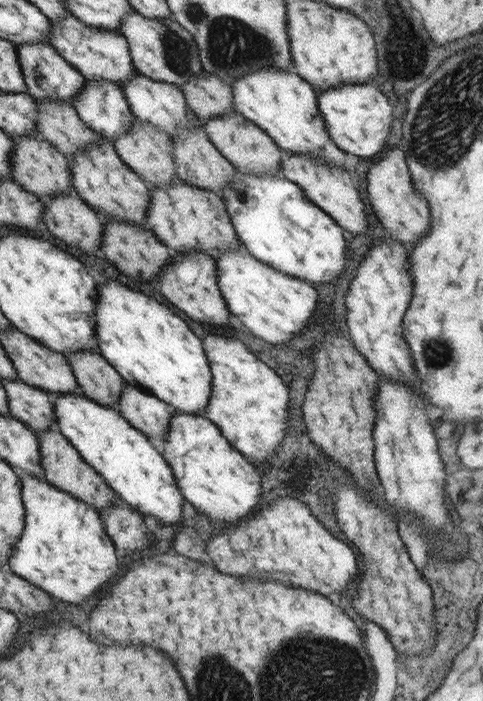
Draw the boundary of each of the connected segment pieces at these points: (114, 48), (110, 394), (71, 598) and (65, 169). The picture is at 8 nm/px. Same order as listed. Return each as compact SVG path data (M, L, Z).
M71 13L68 18L62 22L53 21L53 34L51 36L51 44L61 51L75 67L81 69L82 74L86 75L89 80L109 80L122 87L126 87L126 83L137 75L137 65L133 57L133 50L129 43L129 38L115 30L107 30L107 28L97 28L97 26L89 26L82 22L75 14Z
M79 350L70 354L82 392L96 402L119 408L127 382L118 369L98 350Z
M28 474L23 479L27 525L9 568L70 604L88 602L120 574L120 556L101 512L47 479Z
M40 131L29 136L12 136L16 140L13 152L13 178L26 190L37 194L43 200L59 194L75 194L72 160Z

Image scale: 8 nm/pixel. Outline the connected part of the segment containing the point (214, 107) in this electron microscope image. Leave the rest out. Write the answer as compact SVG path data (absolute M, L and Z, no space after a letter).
M205 70L182 88L189 105L204 120L235 112L235 90L225 79Z

